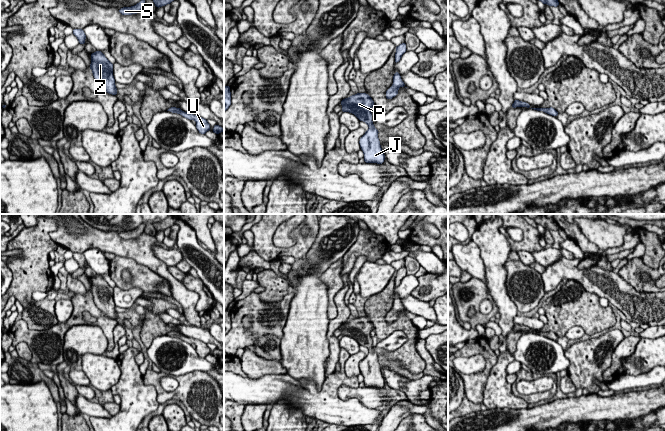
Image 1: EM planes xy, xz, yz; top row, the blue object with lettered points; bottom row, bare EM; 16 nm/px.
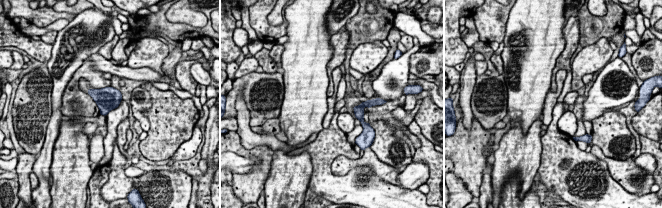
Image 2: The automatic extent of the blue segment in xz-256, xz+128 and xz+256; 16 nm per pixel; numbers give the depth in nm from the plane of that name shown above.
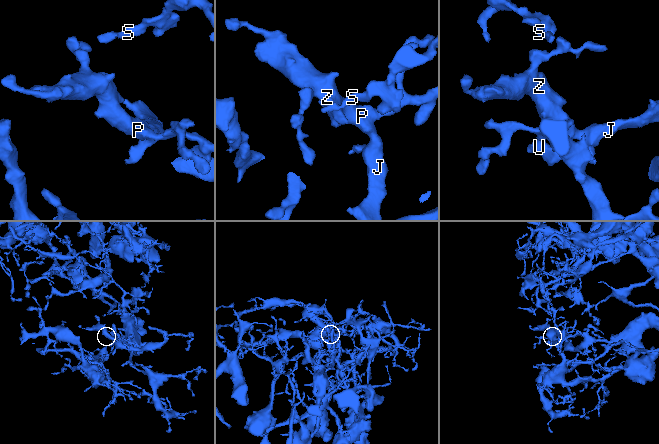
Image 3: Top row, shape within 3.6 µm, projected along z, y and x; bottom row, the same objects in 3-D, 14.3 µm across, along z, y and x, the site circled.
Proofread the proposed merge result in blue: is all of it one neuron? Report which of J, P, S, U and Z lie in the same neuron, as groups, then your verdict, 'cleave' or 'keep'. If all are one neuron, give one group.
groups J P S U Z; keep

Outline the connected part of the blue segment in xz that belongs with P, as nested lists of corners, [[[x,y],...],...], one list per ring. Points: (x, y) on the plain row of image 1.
[[[357,317],[345,322],[340,327],[343,336],[354,338],[360,345],[368,348],[369,353],[360,362],[360,372],[364,377],[364,386],[382,388],[385,384],[385,379],[382,375],[378,362],[379,355],[375,352],[372,346],[371,331],[374,330],[374,325],[366,317]]]

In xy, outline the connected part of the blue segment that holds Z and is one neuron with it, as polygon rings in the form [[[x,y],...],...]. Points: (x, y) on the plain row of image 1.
[[[101,275],[91,277],[91,289],[89,292],[92,294],[97,308],[107,317],[116,320],[117,312],[113,300],[113,288]]]

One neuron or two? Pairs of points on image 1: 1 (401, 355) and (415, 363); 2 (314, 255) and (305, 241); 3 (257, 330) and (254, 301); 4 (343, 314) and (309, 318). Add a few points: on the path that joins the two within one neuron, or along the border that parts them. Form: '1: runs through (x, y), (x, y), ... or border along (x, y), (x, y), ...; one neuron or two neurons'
1: runs through (404, 355), (412, 361); one neuron
2: border along (318, 226), (314, 242), (296, 259); two neurons
3: runs through (257, 323), (256, 308); one neuron
4: border along (330, 320), (327, 326), (327, 341), (329, 344); two neurons

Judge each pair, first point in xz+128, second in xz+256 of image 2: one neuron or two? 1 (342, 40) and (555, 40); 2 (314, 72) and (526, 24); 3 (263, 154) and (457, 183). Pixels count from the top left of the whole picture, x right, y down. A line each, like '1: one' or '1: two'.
1: two
2: one
3: two

